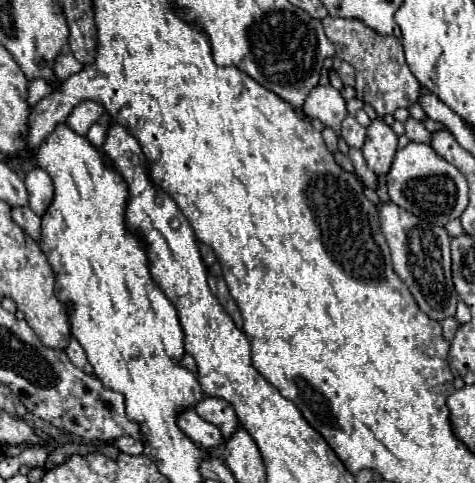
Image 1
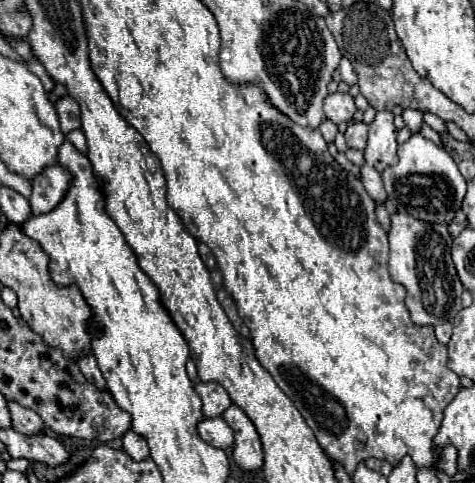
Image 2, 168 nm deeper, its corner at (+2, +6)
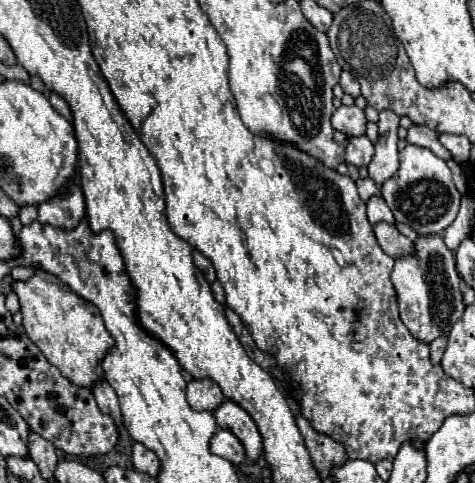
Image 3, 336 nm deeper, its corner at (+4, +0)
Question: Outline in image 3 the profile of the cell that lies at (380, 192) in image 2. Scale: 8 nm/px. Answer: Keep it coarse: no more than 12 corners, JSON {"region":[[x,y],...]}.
{"region":[[381,196],[367,200],[367,218],[393,224],[393,214]]}

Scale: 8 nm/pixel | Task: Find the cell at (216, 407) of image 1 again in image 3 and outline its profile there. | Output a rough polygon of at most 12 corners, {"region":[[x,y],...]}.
{"region":[[213,380],[187,384],[187,402],[197,412],[215,412],[223,392]]}

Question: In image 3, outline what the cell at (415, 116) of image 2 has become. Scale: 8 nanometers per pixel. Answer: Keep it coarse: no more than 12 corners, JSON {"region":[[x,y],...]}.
{"region":[[413,124],[407,142],[425,146],[443,160],[451,158],[431,128]]}

